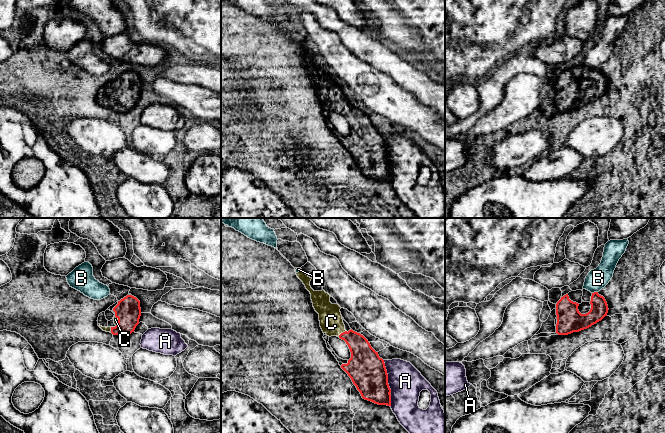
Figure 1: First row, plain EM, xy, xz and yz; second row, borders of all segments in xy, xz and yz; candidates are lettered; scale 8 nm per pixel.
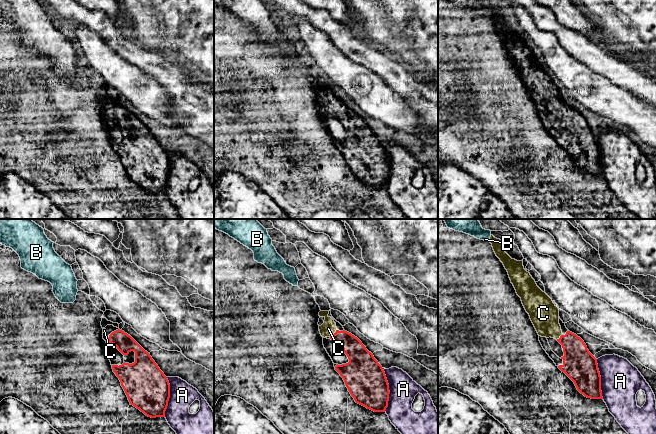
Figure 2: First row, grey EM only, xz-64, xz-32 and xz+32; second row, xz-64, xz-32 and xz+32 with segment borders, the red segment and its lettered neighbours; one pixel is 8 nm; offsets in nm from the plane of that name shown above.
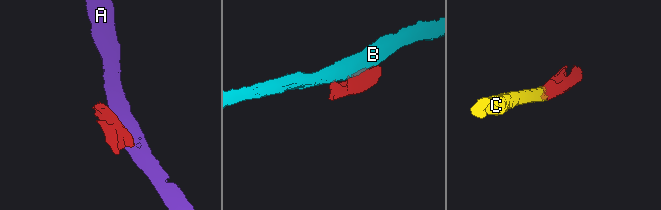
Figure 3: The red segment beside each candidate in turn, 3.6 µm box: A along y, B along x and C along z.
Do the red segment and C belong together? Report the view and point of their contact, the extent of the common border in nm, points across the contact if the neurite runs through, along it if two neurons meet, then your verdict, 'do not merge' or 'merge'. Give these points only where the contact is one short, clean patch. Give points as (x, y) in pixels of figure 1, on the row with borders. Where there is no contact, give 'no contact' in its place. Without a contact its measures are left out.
xz (341, 333) | 80 nm | across xz (363, 355), (341, 333), (331, 322) | merge

